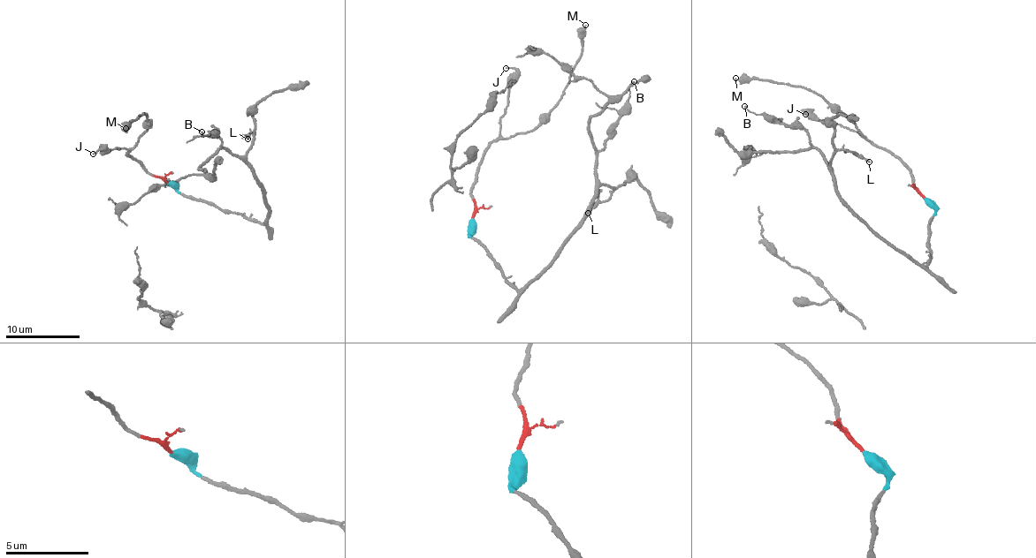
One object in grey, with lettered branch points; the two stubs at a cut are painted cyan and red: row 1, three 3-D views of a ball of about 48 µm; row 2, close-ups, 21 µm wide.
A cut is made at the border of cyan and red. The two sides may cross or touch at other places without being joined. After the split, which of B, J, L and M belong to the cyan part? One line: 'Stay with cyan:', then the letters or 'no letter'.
Stay with cyan: B, L

